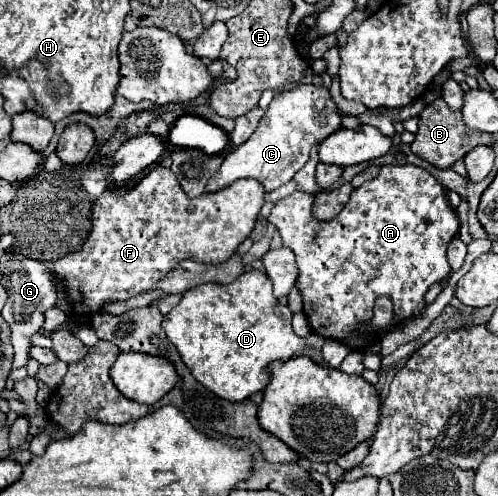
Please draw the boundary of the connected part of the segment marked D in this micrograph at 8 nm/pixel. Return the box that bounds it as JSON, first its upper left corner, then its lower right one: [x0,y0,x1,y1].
[161,269,333,403]

